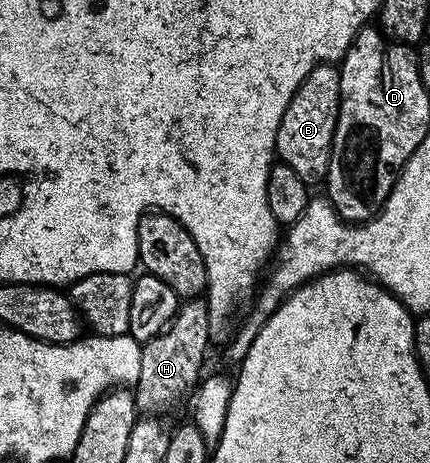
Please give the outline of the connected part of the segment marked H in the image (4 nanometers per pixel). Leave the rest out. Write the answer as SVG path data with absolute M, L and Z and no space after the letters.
M202 299L181 302L170 325L160 335L142 345L140 375L133 386L134 406L142 415L166 415L170 408L200 381L198 372L206 361L206 348L210 345L211 306Z

